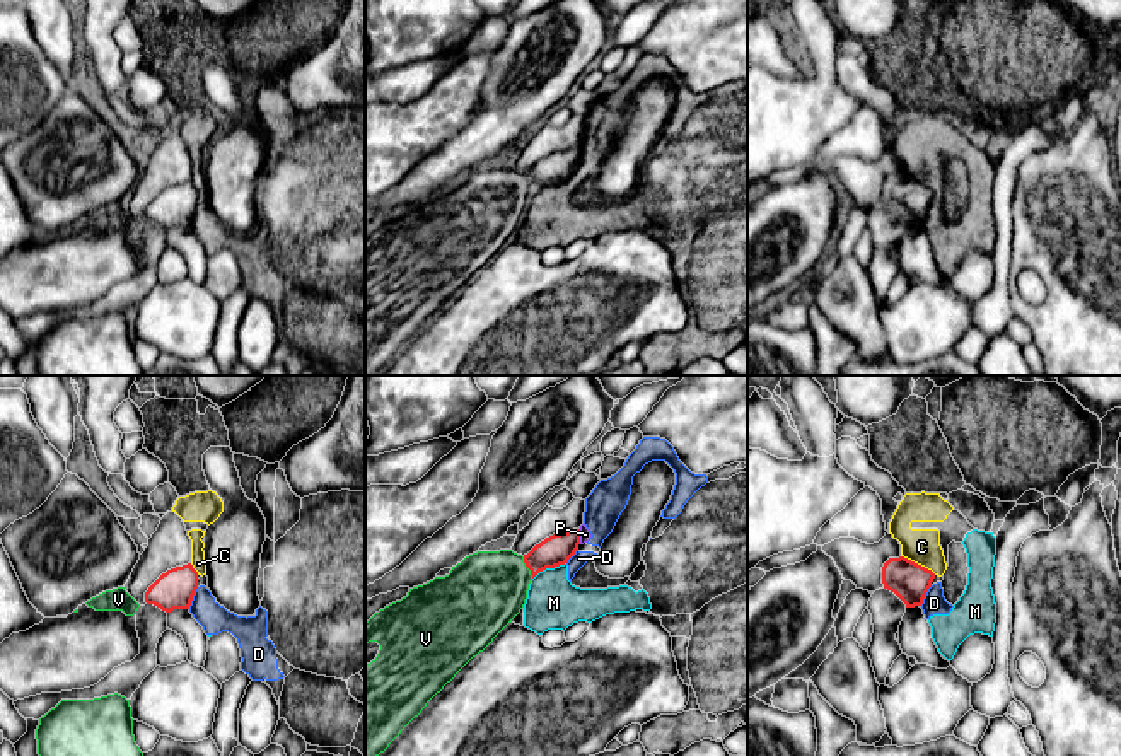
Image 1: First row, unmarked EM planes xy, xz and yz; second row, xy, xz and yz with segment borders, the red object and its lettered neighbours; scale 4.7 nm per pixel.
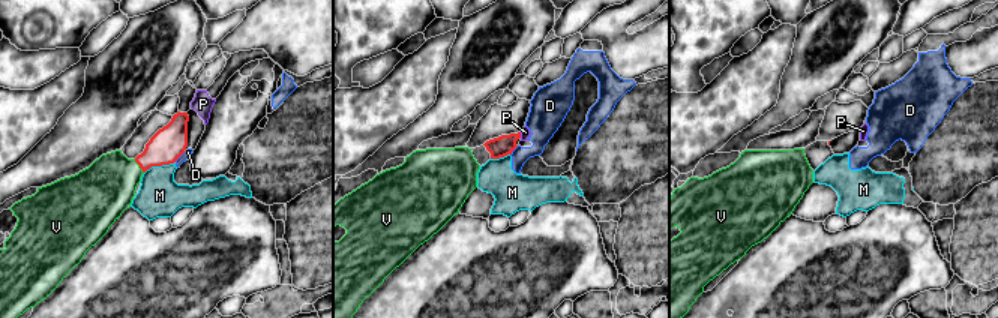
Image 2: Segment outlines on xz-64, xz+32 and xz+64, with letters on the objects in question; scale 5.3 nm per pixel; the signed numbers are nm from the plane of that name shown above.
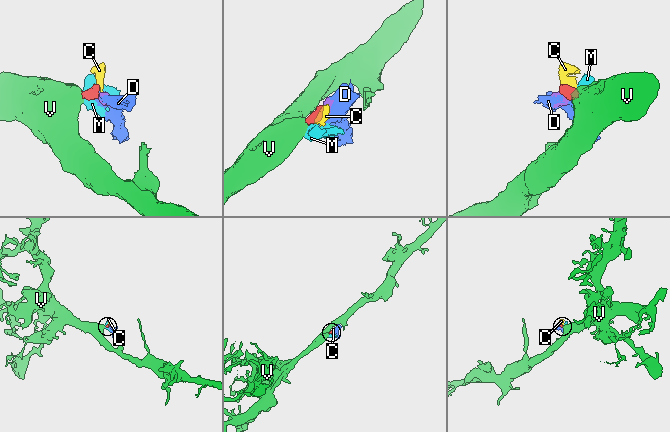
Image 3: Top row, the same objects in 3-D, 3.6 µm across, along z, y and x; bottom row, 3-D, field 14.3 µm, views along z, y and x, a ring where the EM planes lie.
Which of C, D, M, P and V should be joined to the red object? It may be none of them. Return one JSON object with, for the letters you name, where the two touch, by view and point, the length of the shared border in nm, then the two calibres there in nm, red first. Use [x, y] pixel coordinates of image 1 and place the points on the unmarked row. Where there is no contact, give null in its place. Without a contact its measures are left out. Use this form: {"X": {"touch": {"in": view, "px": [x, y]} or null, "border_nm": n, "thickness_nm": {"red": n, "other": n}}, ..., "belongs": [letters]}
{"V": {"touch": {"in": "xz", "px": [528, 185]}, "border_nm": 120, "thickness_nm": {"red": 150, "other": 360}}, "belongs": ["V"]}

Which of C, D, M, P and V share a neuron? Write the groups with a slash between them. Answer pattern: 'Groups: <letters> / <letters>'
Groups: C D M P / V

